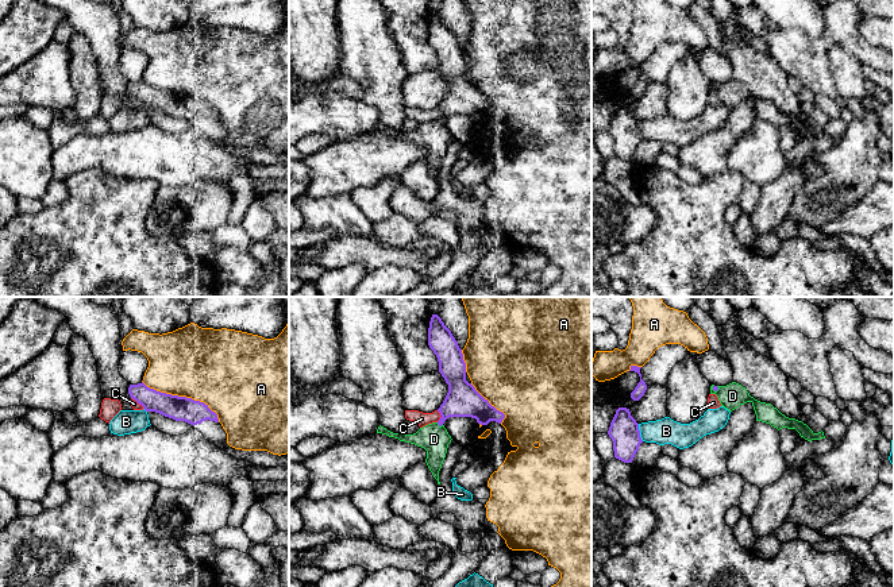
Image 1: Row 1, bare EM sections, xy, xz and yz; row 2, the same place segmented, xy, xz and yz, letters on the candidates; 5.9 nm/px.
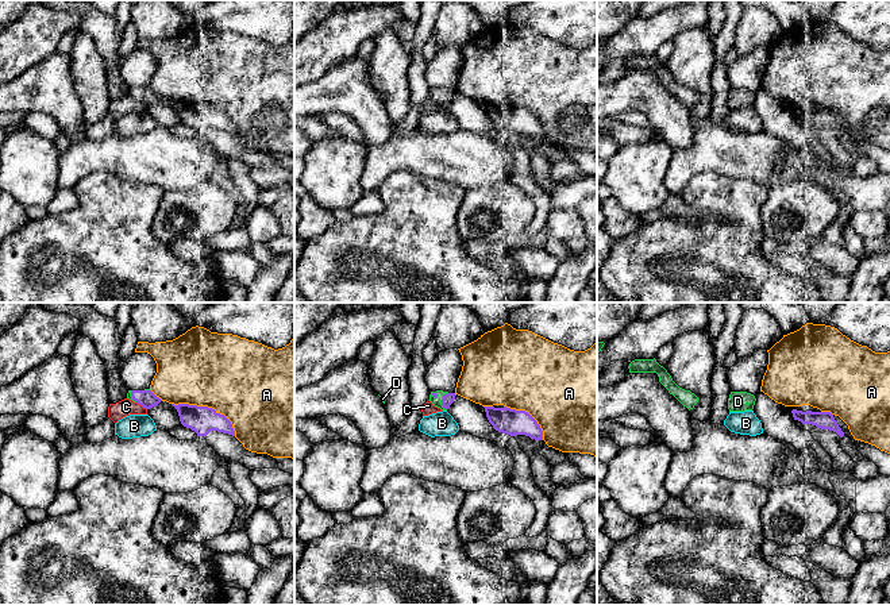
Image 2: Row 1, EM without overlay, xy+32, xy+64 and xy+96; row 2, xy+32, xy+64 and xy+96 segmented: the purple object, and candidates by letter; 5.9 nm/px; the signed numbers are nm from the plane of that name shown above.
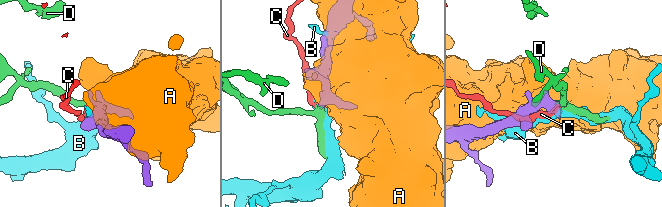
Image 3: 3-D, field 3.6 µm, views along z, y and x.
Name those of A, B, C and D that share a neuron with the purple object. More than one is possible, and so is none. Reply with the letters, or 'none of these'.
D

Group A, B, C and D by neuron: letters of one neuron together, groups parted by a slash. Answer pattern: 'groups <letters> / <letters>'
groups A / B / C / D

